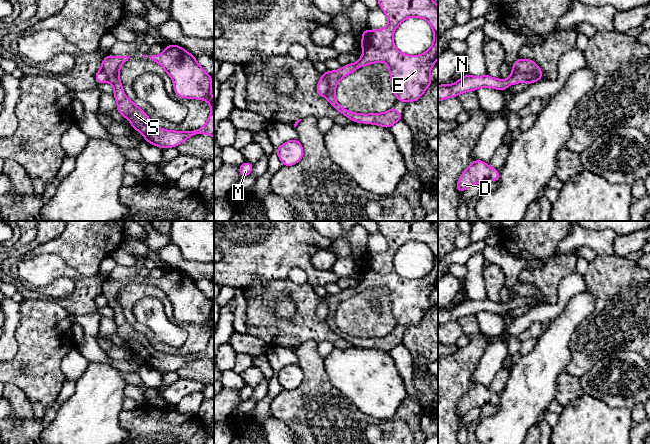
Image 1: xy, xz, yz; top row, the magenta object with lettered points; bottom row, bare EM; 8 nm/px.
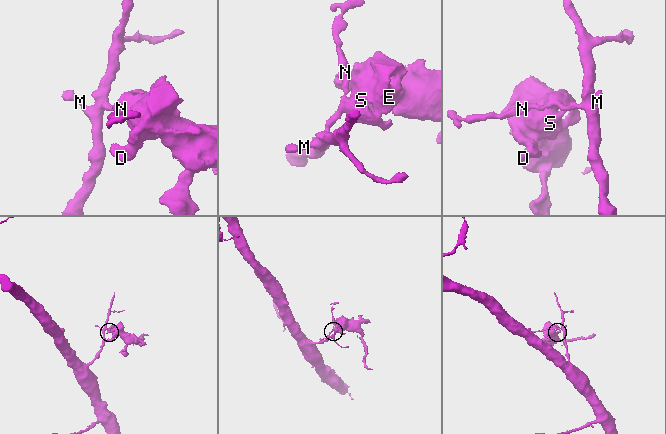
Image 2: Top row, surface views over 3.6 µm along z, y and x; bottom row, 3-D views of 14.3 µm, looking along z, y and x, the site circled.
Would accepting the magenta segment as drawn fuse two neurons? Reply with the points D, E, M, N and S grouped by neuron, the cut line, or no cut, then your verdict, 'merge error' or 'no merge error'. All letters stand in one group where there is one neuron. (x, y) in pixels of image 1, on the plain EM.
D E S / M N; cut in yz along (512, 296), (530, 296), (535, 303); merge error

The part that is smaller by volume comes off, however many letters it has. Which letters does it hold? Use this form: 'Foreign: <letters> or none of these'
Foreign: D, E, S

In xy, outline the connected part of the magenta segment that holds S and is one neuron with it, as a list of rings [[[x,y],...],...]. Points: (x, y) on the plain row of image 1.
[[[170,268],[160,279],[151,279],[150,283],[161,289],[172,302],[175,317],[180,322],[201,323],[208,326],[211,336],[206,347],[197,354],[171,355],[157,351],[146,337],[129,324],[122,312],[119,302],[121,289],[130,280],[106,280],[101,294],[108,306],[114,311],[114,322],[117,325],[117,336],[127,342],[131,351],[139,355],[150,368],[161,373],[177,371],[191,360],[208,358],[214,362],[214,322],[211,320],[212,300],[198,288],[195,280],[179,269]]]

